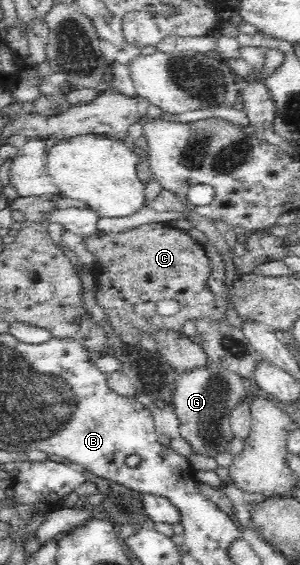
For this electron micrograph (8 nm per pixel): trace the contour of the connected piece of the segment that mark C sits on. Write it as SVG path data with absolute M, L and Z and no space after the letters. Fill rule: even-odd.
M168 224L140 225L125 233L102 233L97 231L91 237L83 240L87 249L99 262L96 265L94 288L91 299L104 310L111 328L122 342L127 345L140 345L139 338L143 334L154 335L154 330L166 327L172 330L182 330L188 320L196 321L204 316L210 318L226 318L227 302L224 295L216 295L206 290L206 279L212 273L211 262L205 248L187 232L172 228ZM162 299L172 299L179 303L179 310L171 316L162 316L156 311L156 306Z

